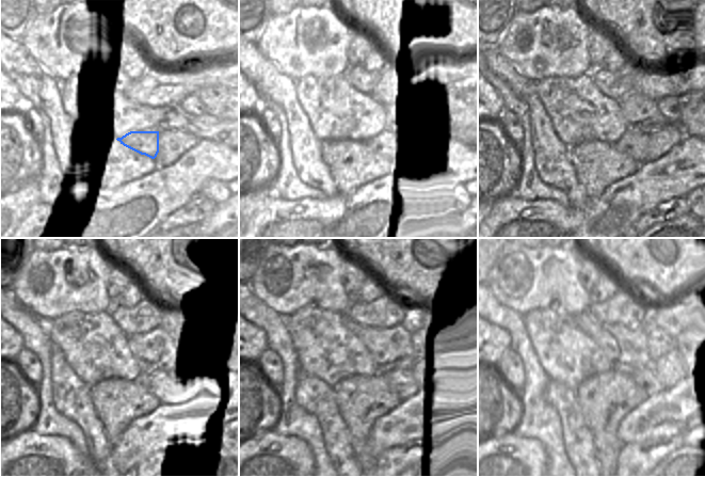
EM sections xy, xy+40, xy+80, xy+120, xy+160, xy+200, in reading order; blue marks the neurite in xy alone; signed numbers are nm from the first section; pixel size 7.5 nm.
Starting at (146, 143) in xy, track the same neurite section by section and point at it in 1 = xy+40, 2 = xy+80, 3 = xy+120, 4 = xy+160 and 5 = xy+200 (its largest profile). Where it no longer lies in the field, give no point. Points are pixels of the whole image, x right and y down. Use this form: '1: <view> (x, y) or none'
1: xy+40 (388, 143)
2: xy+80 (634, 143)
3: xy+120 (162, 385)
4: xy+160 (403, 382)
5: xy+200 (646, 379)

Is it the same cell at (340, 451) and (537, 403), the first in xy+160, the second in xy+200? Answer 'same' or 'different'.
different

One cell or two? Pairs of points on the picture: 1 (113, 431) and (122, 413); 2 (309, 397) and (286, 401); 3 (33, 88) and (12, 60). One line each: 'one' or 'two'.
1: one
2: two
3: one

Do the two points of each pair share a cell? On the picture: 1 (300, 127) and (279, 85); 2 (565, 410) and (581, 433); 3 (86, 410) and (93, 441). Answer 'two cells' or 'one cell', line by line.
1: one cell
2: one cell
3: one cell

